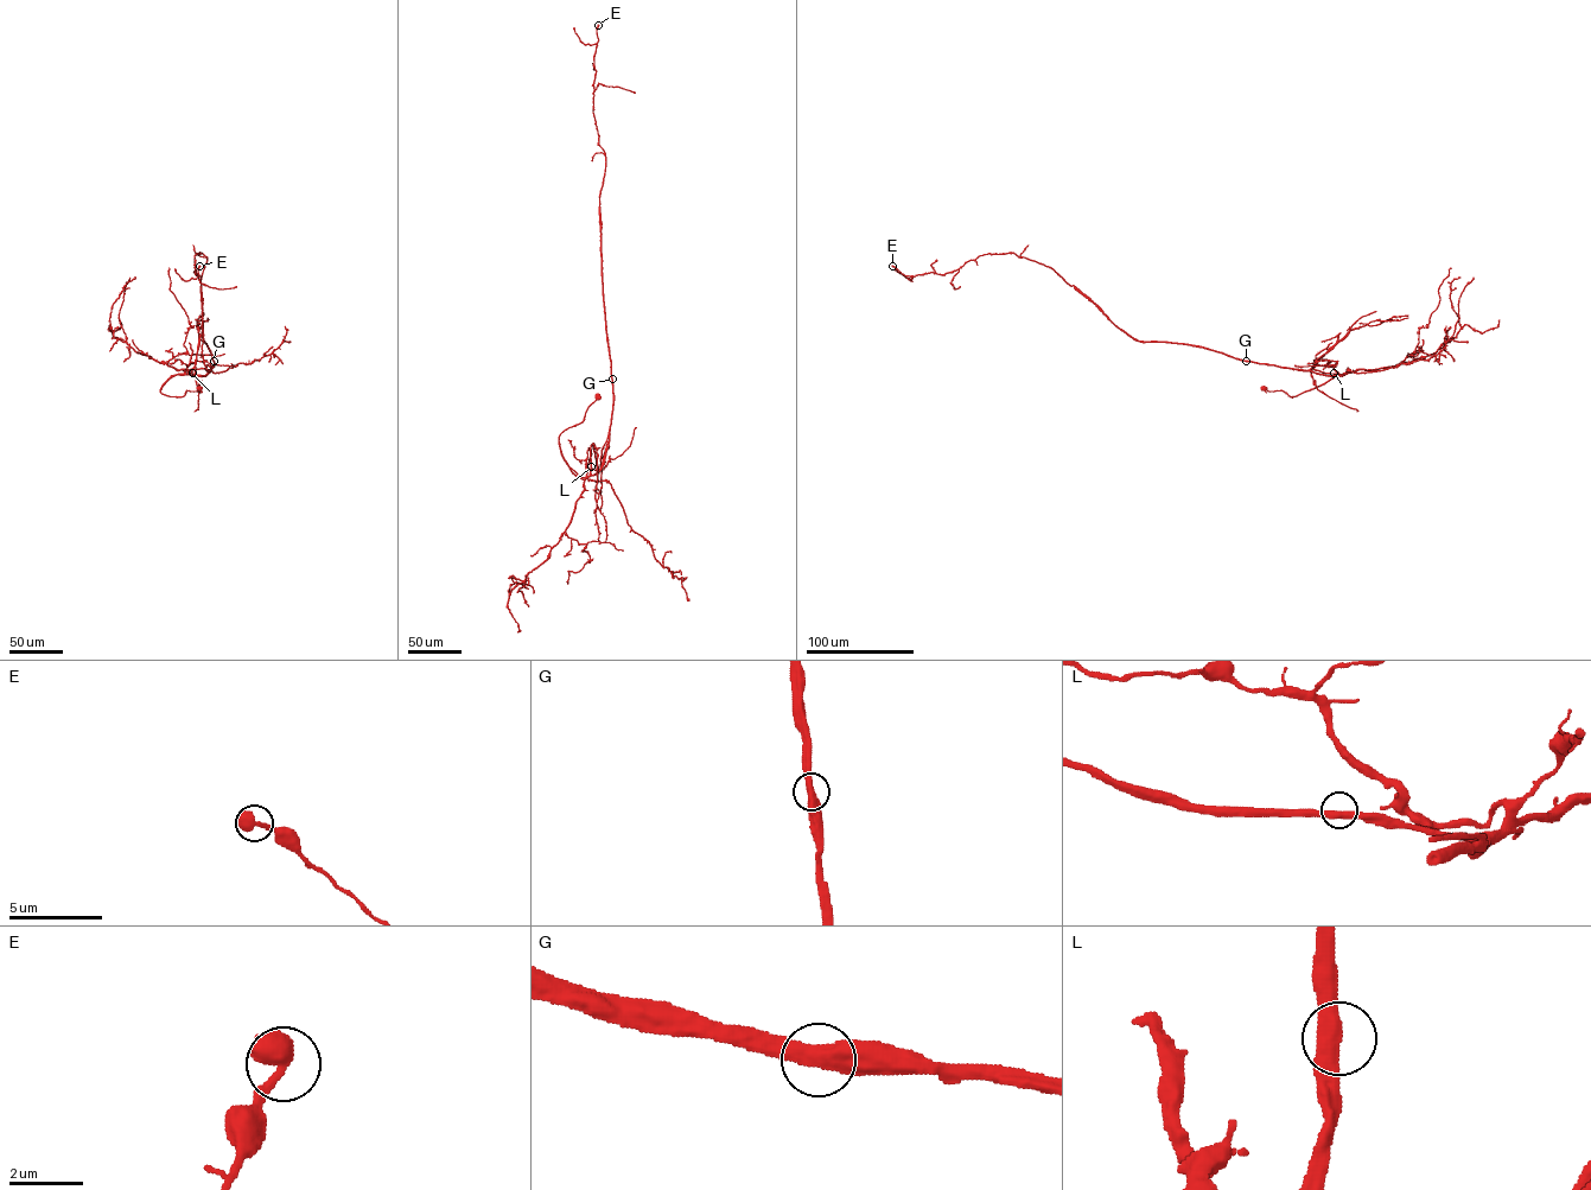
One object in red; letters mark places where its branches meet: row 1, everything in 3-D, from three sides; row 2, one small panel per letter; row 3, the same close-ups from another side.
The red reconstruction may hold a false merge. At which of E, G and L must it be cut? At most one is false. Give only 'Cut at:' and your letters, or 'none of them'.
Cut at: G

